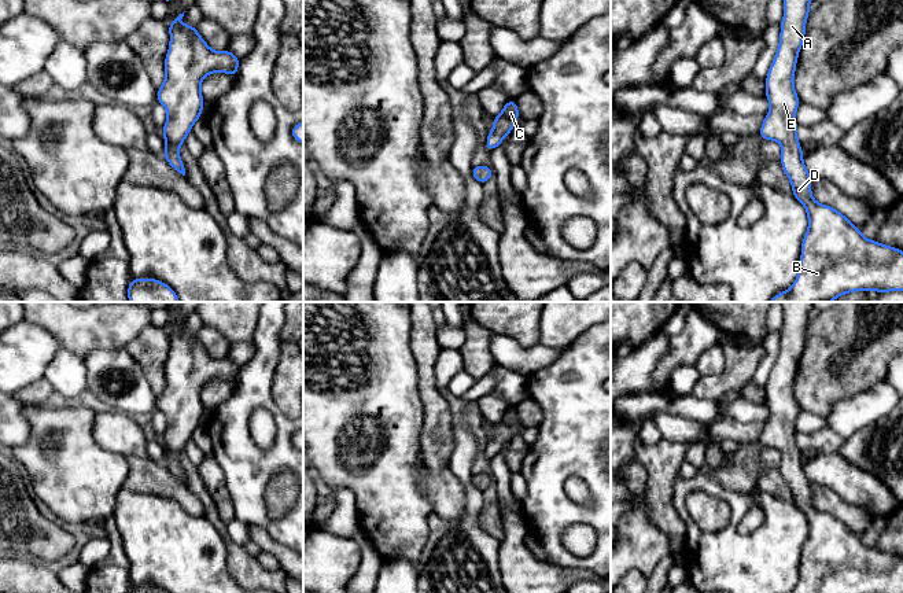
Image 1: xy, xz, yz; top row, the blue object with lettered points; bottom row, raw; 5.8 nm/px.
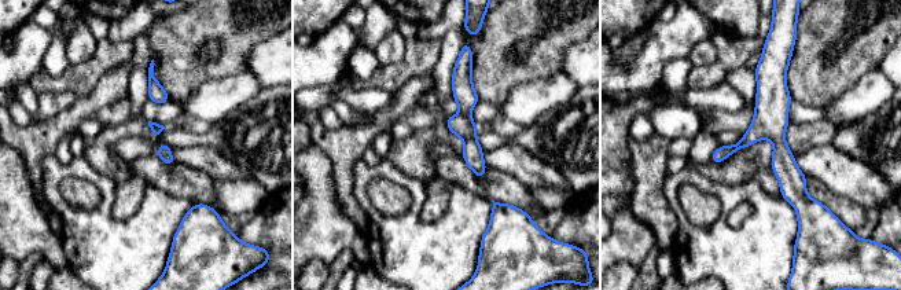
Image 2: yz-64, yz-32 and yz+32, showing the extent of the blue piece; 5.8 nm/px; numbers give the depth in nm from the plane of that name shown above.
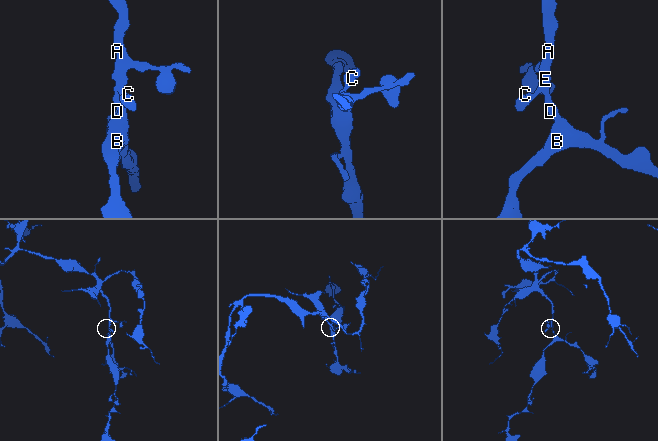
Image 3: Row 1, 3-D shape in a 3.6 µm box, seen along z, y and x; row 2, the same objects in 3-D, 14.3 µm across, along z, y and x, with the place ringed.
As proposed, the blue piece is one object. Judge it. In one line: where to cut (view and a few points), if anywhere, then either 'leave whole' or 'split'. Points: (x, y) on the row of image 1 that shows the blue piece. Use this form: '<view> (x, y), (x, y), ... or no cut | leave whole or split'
no cut | leave whole

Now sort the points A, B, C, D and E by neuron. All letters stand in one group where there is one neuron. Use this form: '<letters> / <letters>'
A B C D E

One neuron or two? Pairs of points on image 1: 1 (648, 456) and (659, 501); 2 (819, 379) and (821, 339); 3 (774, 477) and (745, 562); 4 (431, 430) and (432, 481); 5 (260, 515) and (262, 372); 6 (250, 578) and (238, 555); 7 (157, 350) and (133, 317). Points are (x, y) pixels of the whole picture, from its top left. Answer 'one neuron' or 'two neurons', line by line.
1: one neuron
2: one neuron
3: two neurons
4: two neurons
5: one neuron
6: one neuron
7: two neurons

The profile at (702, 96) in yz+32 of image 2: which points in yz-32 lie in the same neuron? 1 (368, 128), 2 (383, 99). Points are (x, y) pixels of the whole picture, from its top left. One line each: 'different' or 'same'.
1: different
2: same

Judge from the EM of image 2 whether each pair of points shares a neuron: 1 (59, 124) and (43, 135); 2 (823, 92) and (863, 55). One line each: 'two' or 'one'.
1: one
2: one

